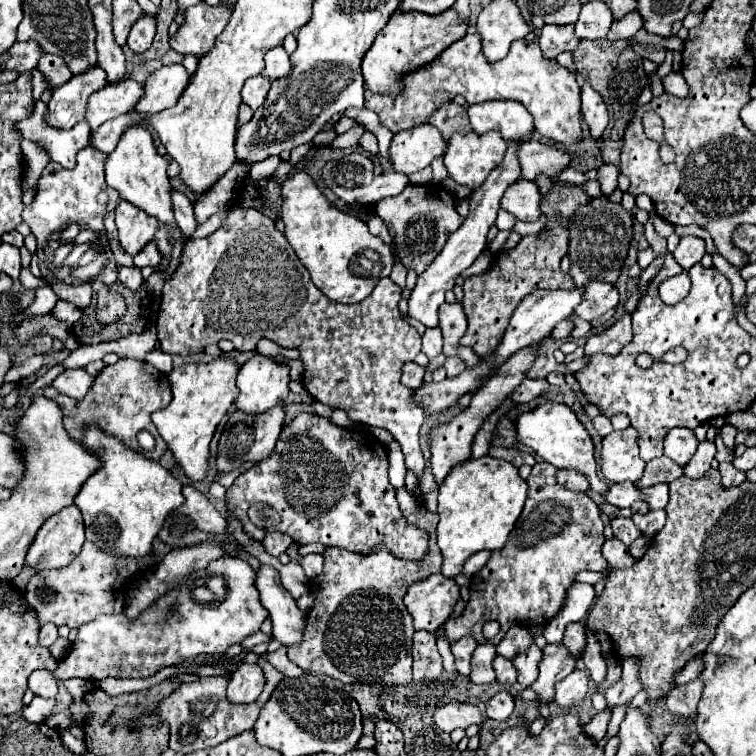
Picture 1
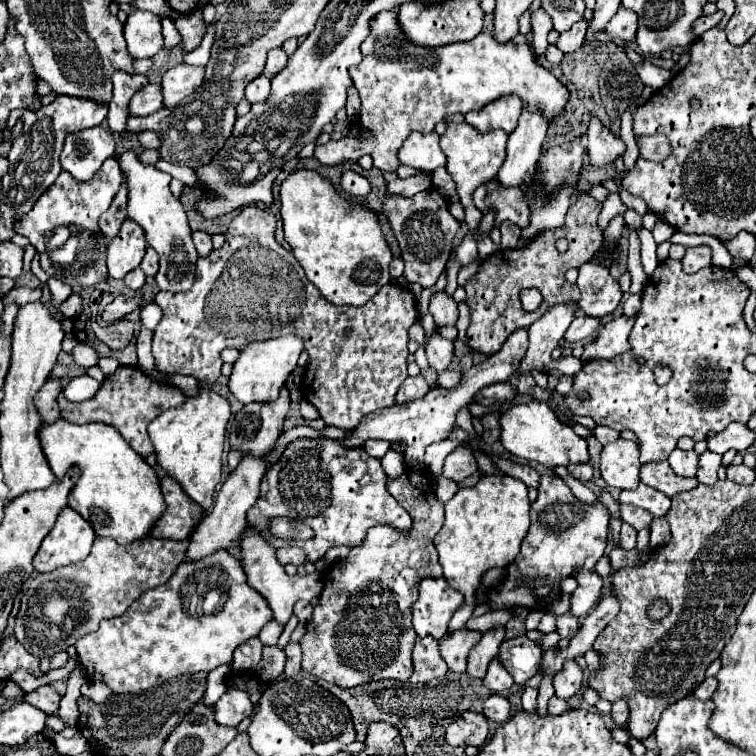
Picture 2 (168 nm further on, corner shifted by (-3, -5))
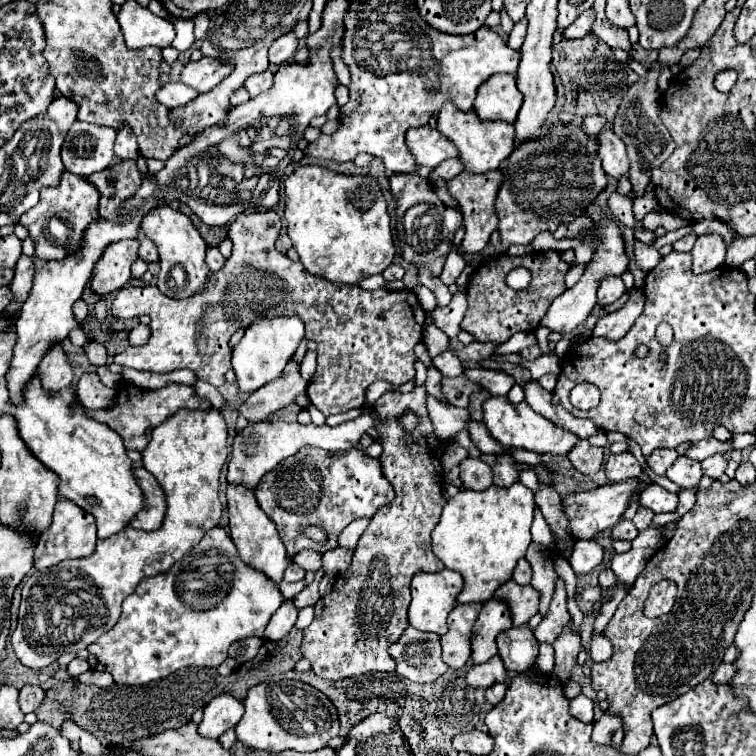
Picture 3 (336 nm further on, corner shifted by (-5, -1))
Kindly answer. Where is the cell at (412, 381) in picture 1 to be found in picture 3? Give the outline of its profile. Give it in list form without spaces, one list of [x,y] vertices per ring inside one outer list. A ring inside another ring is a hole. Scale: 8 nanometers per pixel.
[[[416,385],[410,393],[386,391],[372,405],[382,415],[382,427],[378,433],[382,437],[384,453],[380,463],[396,497],[370,519],[370,525],[354,549],[350,567],[334,581],[332,591],[318,599],[314,605],[314,621],[304,629],[300,651],[310,661],[312,671],[322,679],[340,681],[372,671],[396,671],[396,661],[388,649],[408,627],[410,579],[416,573],[434,573],[444,569],[444,563],[432,555],[430,539],[446,503],[442,495],[440,465],[444,443],[438,441],[432,431],[426,397],[426,387]],[[404,409],[416,409],[416,413],[424,417],[416,437],[404,437],[404,431],[396,425],[396,417],[404,413]]]

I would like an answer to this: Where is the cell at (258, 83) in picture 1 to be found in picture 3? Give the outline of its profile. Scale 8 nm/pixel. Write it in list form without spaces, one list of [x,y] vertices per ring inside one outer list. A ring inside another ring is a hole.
[[[264,71],[264,73],[258,73],[258,75],[250,75],[244,81],[244,87],[248,89],[250,97],[256,97],[256,95],[268,91],[270,85],[272,85],[272,73],[270,71]]]

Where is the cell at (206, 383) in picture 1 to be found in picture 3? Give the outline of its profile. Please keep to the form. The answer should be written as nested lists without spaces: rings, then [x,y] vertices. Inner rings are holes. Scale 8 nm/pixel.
[[[178,409],[174,415],[170,415],[164,423],[152,429],[152,439],[148,447],[142,451],[144,467],[160,481],[166,497],[168,497],[168,509],[166,517],[160,529],[144,533],[138,529],[124,529],[124,533],[118,533],[116,537],[98,539],[96,551],[90,557],[84,559],[66,559],[60,565],[48,567],[44,571],[34,571],[24,589],[22,589],[22,603],[20,603],[20,617],[18,627],[10,635],[12,647],[16,657],[32,669],[44,669],[52,665],[60,655],[64,653],[76,653],[80,649],[86,649],[92,641],[96,641],[102,633],[112,629],[116,625],[122,601],[134,593],[138,583],[150,575],[168,573],[176,561],[180,561],[184,555],[190,553],[192,547],[200,543],[200,539],[206,535],[208,529],[216,527],[220,521],[222,505],[218,501],[218,487],[220,487],[220,469],[228,457],[226,449],[228,441],[228,427],[224,421],[224,415],[220,409]],[[52,607],[62,607],[62,621],[58,627],[52,627]]]

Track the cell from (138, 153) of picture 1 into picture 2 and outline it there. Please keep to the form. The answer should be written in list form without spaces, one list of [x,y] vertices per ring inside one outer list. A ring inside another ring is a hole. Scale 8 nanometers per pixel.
[[[132,151],[122,153],[118,161],[122,171],[128,175],[128,219],[142,227],[148,245],[154,247],[154,251],[160,255],[160,271],[156,275],[156,285],[162,291],[172,293],[188,291],[194,283],[198,251],[192,243],[192,231],[188,227],[186,211],[168,189],[172,177],[152,165],[142,165]]]

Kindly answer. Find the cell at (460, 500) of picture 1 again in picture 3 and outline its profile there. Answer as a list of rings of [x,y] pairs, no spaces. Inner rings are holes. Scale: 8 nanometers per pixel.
[[[516,481],[510,487],[496,487],[484,491],[464,489],[450,497],[444,505],[440,523],[432,531],[434,555],[464,579],[464,589],[458,603],[488,601],[492,593],[512,577],[516,561],[526,555],[532,541],[530,525],[534,517],[534,493]]]

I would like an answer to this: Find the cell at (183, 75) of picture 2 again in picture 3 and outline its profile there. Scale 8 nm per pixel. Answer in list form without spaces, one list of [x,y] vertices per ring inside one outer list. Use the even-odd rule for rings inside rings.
[[[202,57],[200,61],[190,61],[184,65],[180,81],[192,89],[196,89],[198,93],[206,93],[210,89],[214,89],[228,73],[230,73],[230,65],[228,63],[220,63],[216,59],[210,57]]]

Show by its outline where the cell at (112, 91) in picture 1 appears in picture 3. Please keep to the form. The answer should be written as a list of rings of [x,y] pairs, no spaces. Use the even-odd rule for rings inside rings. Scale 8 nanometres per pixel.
[[[164,83],[156,91],[156,101],[166,105],[166,107],[180,107],[188,101],[192,101],[198,93],[194,89],[188,89],[184,83]]]

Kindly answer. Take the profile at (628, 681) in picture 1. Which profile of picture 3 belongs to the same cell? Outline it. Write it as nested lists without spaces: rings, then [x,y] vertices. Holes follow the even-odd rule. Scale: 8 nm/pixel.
[[[604,713],[596,723],[594,723],[594,731],[592,731],[592,741],[598,745],[606,745],[610,743],[614,731],[618,731],[622,727],[622,719],[618,715],[612,713]]]

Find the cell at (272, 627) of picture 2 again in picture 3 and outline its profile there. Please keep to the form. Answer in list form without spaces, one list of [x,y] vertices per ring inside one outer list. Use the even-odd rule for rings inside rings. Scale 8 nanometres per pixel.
[[[284,599],[282,605],[280,605],[280,609],[268,621],[266,631],[264,631],[264,639],[270,639],[270,641],[282,639],[294,627],[296,615],[298,615],[298,609],[294,607],[294,603],[288,601],[288,599]]]

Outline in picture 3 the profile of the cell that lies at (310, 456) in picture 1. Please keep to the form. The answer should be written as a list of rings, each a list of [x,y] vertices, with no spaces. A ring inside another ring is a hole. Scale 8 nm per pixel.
[[[302,447],[296,455],[284,459],[276,469],[272,469],[270,473],[266,473],[262,477],[254,495],[256,495],[262,511],[276,523],[278,535],[282,537],[282,543],[290,557],[294,557],[294,553],[300,549],[314,549],[318,553],[336,549],[338,547],[336,539],[348,523],[352,523],[358,517],[374,517],[380,507],[388,505],[394,499],[392,485],[384,479],[382,465],[378,459],[366,455],[362,449],[352,449],[352,451],[344,451],[344,453],[329,453],[316,449],[316,447]],[[304,525],[322,527],[328,533],[328,543],[320,545],[320,543],[310,541],[306,535],[300,533],[300,527],[304,527]]]

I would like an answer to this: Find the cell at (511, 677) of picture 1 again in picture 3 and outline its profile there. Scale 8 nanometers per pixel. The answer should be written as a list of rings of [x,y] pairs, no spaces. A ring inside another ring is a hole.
[[[496,655],[496,657],[492,657],[490,661],[486,661],[482,665],[474,665],[468,671],[466,681],[472,687],[482,687],[482,689],[488,689],[494,683],[508,683],[508,671],[502,665],[502,657]]]

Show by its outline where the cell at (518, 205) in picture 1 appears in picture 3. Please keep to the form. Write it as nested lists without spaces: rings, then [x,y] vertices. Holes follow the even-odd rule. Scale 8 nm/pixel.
[[[496,169],[492,173],[482,173],[482,175],[474,175],[474,173],[460,173],[456,175],[452,181],[448,181],[448,191],[452,193],[452,197],[456,197],[458,207],[464,215],[464,227],[466,227],[466,235],[462,239],[462,257],[468,261],[468,257],[478,255],[490,239],[490,233],[496,231],[498,227],[498,217],[496,217],[496,195],[500,191],[500,183],[504,181],[502,173]]]

